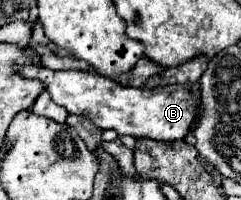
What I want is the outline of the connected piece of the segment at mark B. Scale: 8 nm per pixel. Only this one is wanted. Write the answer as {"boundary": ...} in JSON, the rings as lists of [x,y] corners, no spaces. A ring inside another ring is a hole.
{"boundary":[[[16,65],[20,75],[40,79],[52,101],[66,107],[68,113],[90,119],[100,129],[114,129],[118,135],[148,137],[156,141],[176,141],[192,129],[198,113],[198,99],[192,97],[190,87],[174,85],[166,89],[124,87],[94,71],[52,71],[42,65]]]}

